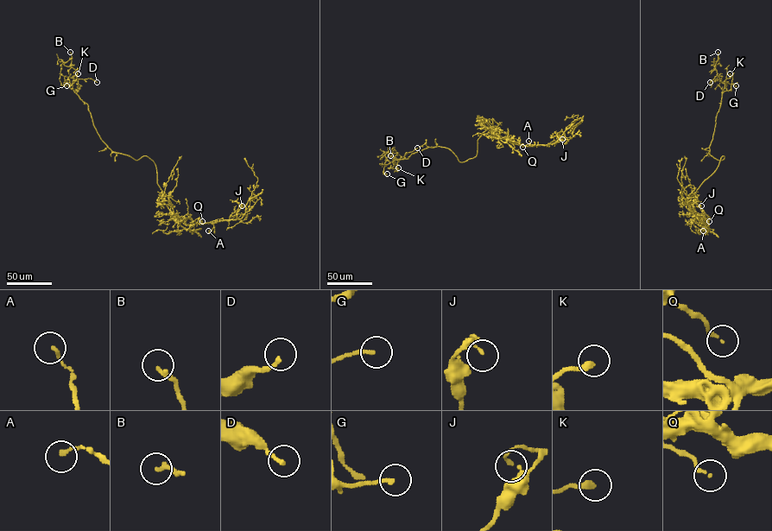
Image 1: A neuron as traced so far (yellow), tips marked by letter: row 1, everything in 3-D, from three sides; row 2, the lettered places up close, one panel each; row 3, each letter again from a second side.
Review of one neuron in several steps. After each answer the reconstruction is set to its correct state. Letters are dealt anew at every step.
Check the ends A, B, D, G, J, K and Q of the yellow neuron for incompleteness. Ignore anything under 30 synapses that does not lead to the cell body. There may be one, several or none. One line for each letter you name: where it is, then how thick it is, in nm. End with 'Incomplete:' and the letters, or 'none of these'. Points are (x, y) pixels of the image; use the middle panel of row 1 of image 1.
Incomplete: none of these

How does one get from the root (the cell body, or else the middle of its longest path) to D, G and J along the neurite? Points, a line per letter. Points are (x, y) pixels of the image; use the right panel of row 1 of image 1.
D: (711, 174), (721, 157), (724, 158), (718, 160), (709, 153), (724, 85), (721, 79), (710, 82)
G: (711, 174), (721, 157), (724, 155), (724, 158), (718, 160), (709, 153), (724, 87), (723, 82), (736, 85)
J: (711, 174), (697, 190), (693, 199), (693, 209), (703, 225), (708, 223), (701, 205)

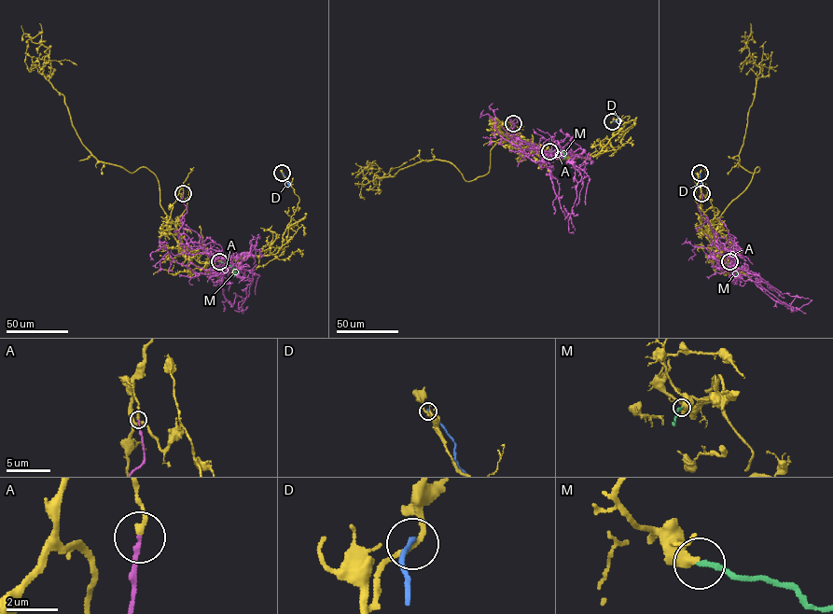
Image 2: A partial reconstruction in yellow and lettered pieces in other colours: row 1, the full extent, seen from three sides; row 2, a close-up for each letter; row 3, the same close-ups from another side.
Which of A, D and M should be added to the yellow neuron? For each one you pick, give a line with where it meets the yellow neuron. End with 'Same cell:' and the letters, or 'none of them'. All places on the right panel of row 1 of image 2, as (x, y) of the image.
M: (729, 261)
Same cell: M

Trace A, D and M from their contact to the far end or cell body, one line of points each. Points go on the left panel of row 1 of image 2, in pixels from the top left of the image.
A: (183, 193), (184, 233), (215, 256), (240, 255), (239, 277), (251, 282), (242, 300)
D: (282, 173), (289, 186)
M: (219, 261), (231, 266), (233, 277)

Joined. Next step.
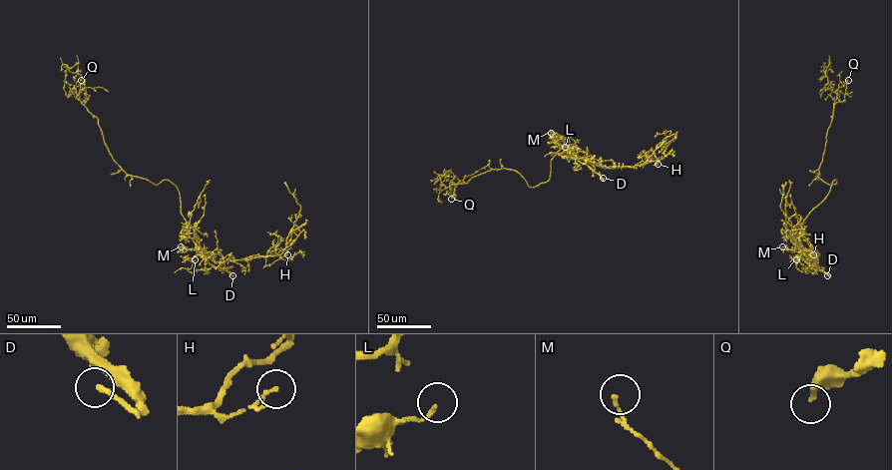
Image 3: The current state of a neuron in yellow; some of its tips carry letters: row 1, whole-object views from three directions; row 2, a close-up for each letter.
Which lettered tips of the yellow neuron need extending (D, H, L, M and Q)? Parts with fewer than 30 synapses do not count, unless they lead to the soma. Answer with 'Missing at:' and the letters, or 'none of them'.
Missing at: D

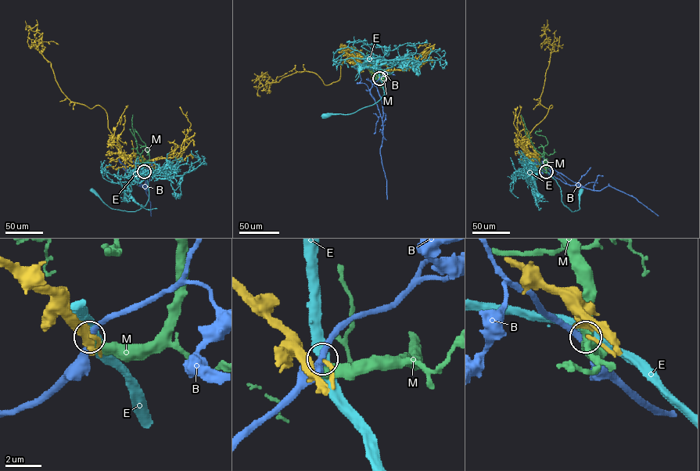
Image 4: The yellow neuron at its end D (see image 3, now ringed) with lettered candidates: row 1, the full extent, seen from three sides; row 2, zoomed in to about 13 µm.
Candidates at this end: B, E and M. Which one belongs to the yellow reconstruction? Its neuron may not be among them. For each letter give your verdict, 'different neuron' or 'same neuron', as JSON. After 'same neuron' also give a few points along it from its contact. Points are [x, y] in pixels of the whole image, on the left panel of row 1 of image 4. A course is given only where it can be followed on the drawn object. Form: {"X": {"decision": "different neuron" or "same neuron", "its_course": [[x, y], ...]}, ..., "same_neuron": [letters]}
{"B": {"decision": "different neuron"}, "E": {"decision": "different neuron"}, "M": {"decision": "different neuron"}, "same_neuron": []}

